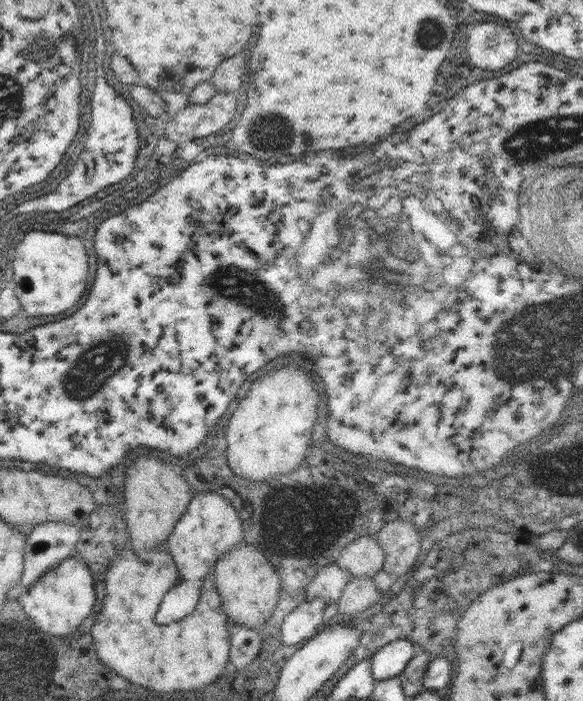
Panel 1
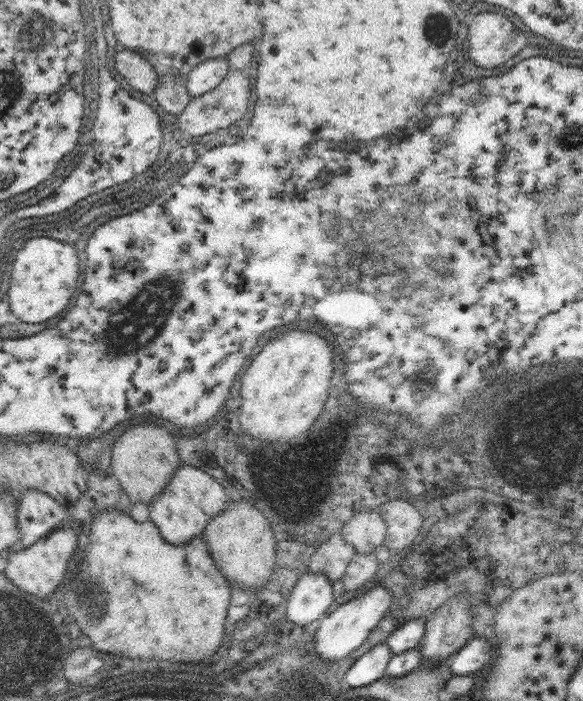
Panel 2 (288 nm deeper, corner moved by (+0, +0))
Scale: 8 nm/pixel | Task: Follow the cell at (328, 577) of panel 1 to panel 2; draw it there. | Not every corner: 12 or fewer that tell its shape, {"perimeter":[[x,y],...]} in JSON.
{"perimeter":[[331,534],[309,558],[309,574],[345,576],[355,550]]}

